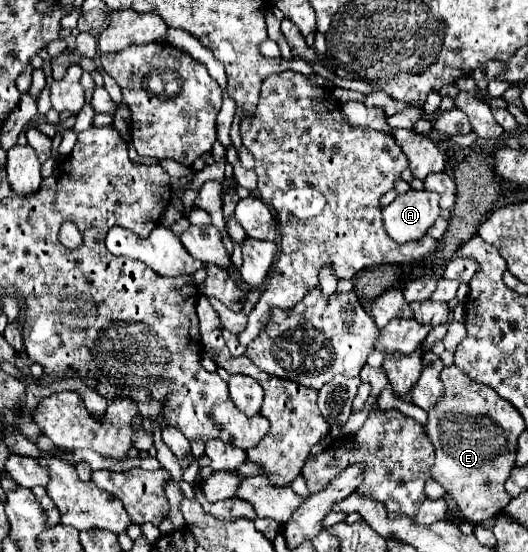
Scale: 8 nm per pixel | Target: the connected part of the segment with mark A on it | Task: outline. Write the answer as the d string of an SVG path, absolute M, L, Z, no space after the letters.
M428 190L398 194L394 202L382 208L384 230L398 244L420 240L440 216L438 200L440 196Z

